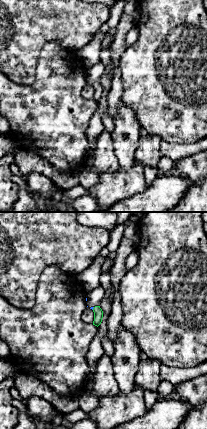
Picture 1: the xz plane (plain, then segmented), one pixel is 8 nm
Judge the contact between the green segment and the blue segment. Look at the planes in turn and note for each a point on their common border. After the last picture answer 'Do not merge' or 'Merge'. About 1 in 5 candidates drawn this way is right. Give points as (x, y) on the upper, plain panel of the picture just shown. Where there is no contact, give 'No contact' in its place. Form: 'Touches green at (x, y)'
Touches green at (93, 84)

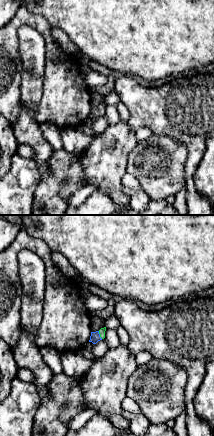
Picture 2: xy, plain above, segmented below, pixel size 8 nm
Touches green at (100, 111)

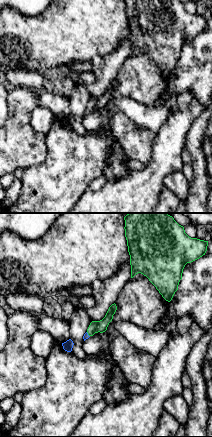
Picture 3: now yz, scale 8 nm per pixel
Touches green at (88, 110)

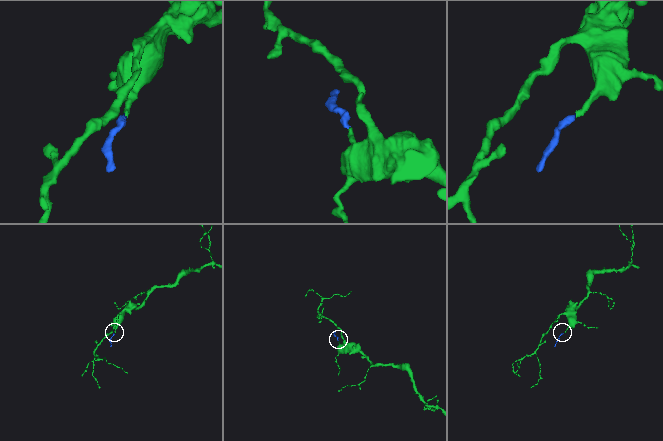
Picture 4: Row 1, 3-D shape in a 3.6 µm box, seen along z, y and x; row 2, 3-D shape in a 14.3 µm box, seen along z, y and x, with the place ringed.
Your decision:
Merge

